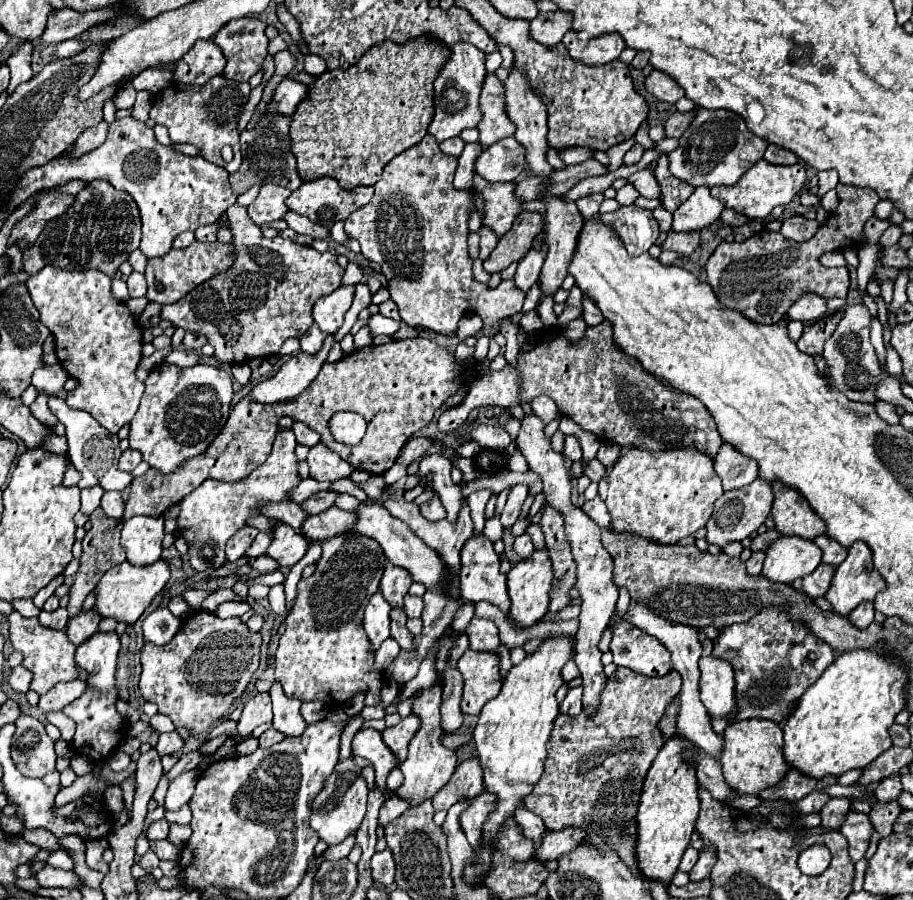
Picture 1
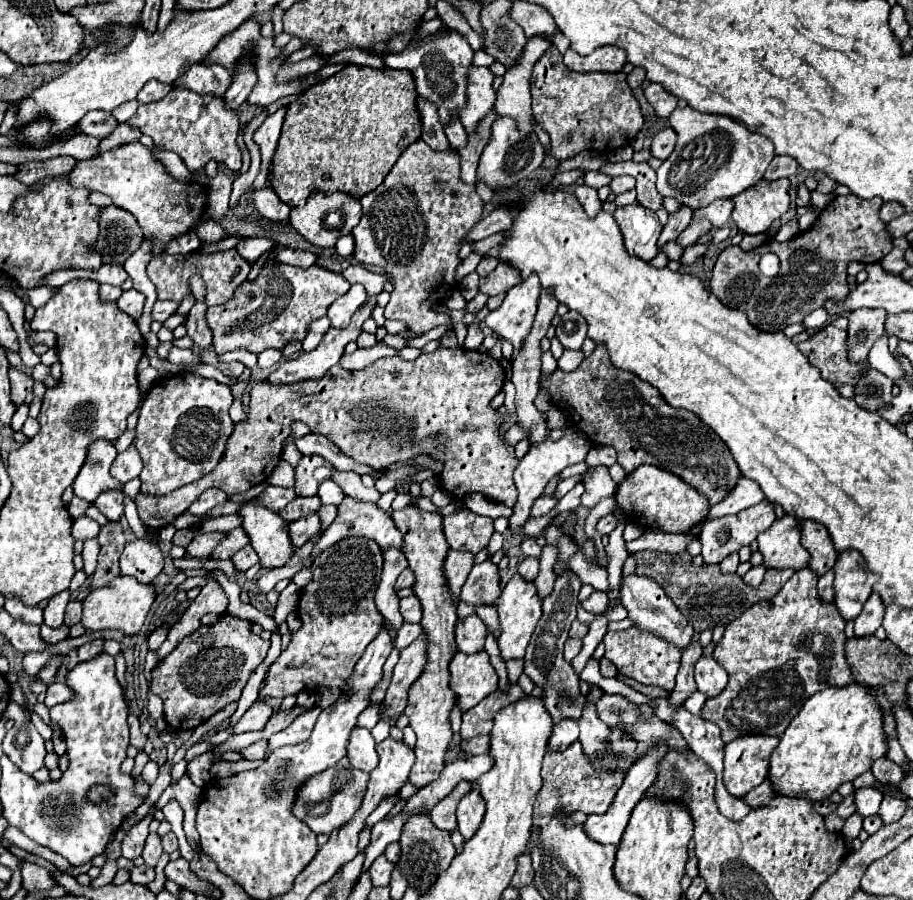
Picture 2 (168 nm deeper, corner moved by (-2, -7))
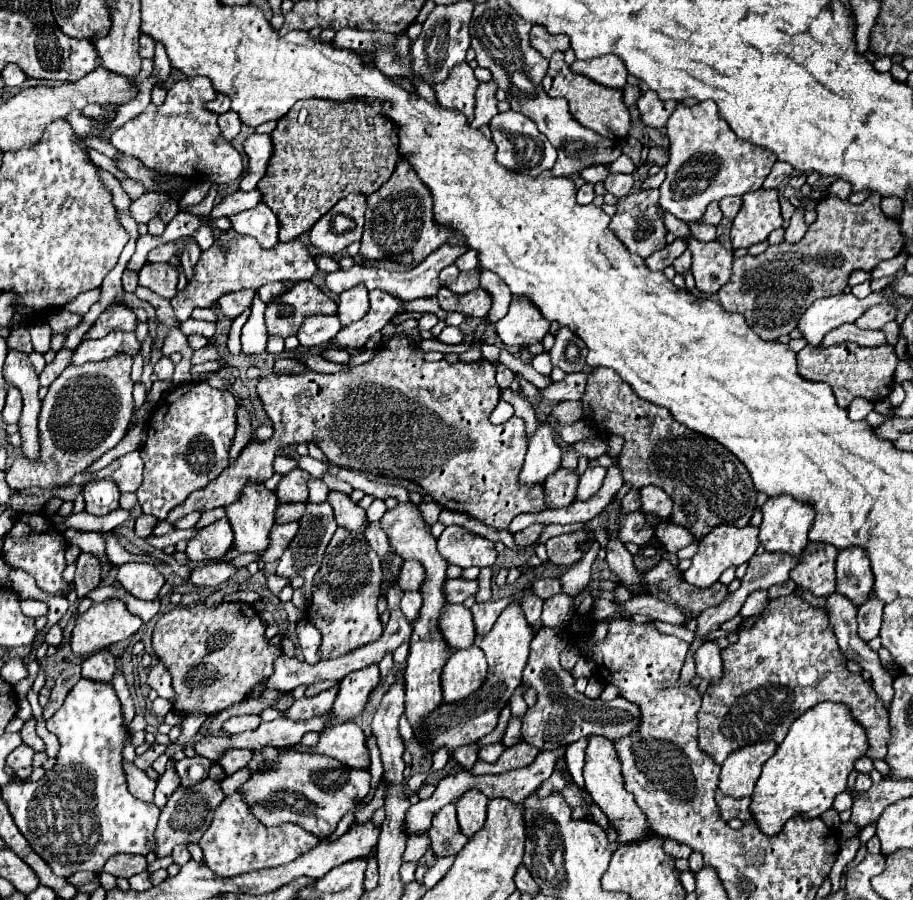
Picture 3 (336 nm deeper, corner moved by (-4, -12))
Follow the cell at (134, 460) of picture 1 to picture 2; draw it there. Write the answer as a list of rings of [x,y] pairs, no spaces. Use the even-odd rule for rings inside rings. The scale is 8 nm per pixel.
[[[129,447],[127,451],[119,453],[119,455],[117,455],[117,459],[113,461],[111,475],[113,475],[117,481],[127,483],[127,481],[131,481],[131,479],[139,477],[141,469],[143,469],[143,463],[141,463],[139,453],[137,453],[133,447]]]

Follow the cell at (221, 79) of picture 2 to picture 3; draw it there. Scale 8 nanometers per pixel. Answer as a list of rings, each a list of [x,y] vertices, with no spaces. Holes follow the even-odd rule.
[[[219,94],[215,100],[205,105],[205,109],[215,112],[215,114],[225,114],[225,112],[229,110],[229,104],[231,104],[229,96],[223,96],[223,94]]]

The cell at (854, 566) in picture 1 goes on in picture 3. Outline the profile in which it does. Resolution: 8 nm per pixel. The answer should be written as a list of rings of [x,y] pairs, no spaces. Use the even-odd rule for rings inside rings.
[[[853,546],[837,554],[837,592],[849,598],[855,606],[867,602],[873,588],[873,572],[863,548]]]

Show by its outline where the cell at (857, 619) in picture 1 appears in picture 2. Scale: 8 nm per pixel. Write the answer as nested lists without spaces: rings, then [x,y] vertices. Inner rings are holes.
[[[873,593],[867,599],[861,615],[855,619],[855,635],[857,637],[873,635],[877,631],[877,627],[881,625],[881,621],[883,621],[883,613],[885,613],[885,605],[881,603],[879,595]]]

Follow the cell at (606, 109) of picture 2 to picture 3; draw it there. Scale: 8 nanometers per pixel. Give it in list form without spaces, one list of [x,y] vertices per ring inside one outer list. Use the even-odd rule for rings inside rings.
[[[555,52],[551,56],[549,72],[543,78],[543,88],[551,98],[565,98],[569,102],[569,112],[581,126],[591,128],[591,130],[599,132],[601,136],[607,136],[613,140],[625,140],[625,136],[631,128],[631,118],[629,118],[627,106],[623,104],[621,90],[599,86],[597,82],[589,80],[587,76],[571,72],[571,68],[564,60],[564,53]]]

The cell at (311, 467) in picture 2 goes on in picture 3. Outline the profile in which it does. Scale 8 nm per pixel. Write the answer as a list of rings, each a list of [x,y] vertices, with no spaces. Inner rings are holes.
[[[291,470],[289,474],[281,476],[281,482],[275,488],[279,502],[305,502],[307,500],[307,478],[305,470]]]

